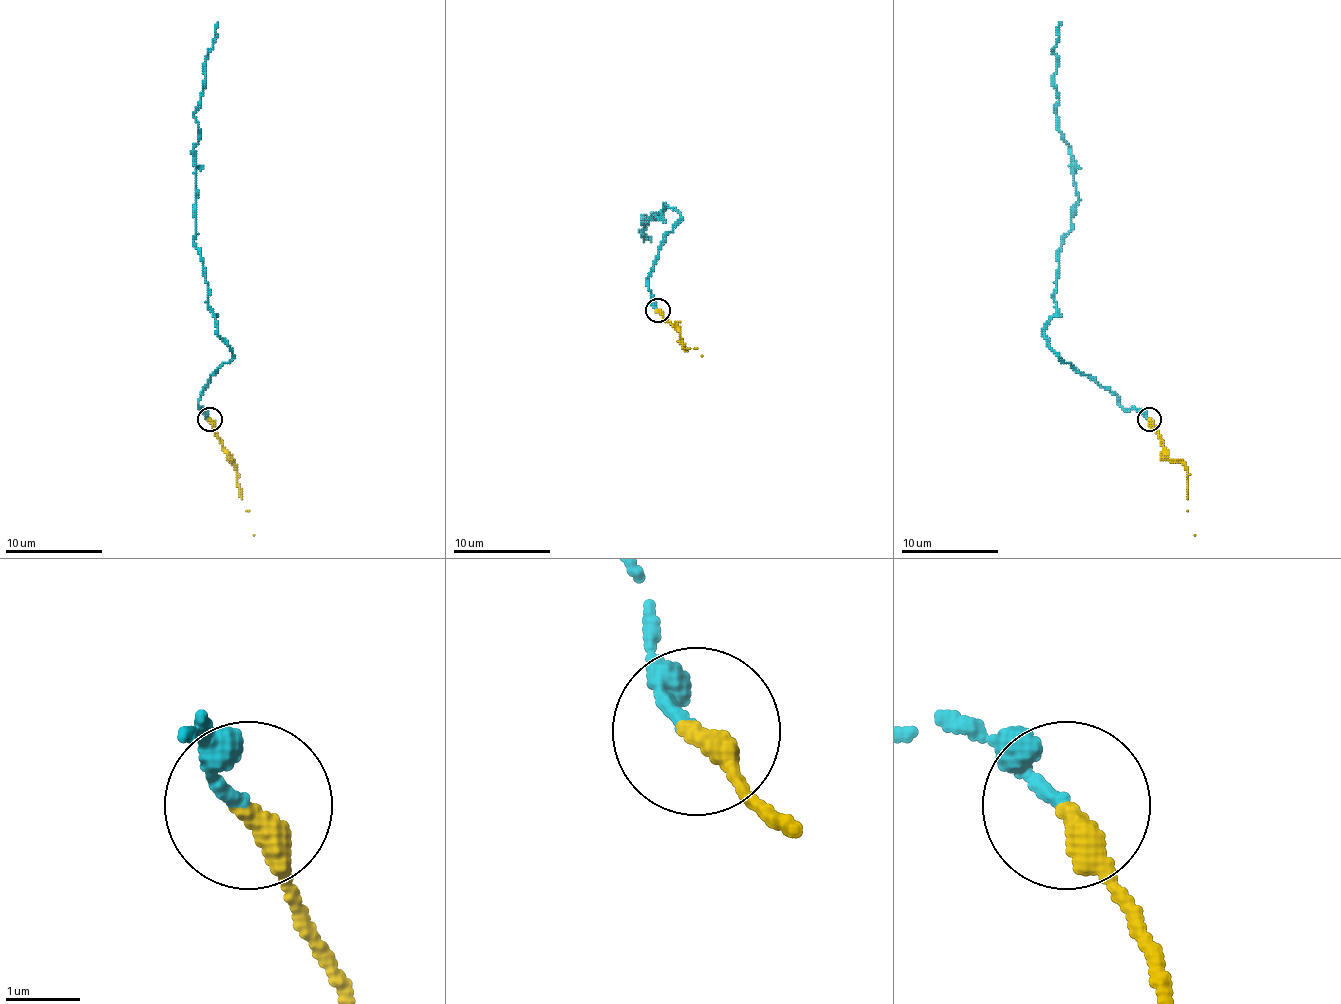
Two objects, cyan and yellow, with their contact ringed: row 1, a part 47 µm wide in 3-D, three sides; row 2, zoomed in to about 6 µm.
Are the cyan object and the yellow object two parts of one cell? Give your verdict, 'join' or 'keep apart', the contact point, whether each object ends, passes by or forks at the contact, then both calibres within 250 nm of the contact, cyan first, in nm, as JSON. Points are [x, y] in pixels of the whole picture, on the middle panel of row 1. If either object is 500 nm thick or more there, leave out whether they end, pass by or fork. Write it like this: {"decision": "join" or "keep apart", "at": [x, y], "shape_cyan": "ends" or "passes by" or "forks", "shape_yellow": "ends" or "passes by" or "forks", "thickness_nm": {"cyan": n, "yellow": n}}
{"decision": "join", "at": [657, 310], "shape_cyan": "ends", "shape_yellow": "ends", "thickness_nm": {"cyan": 170, "yellow": 360}}

